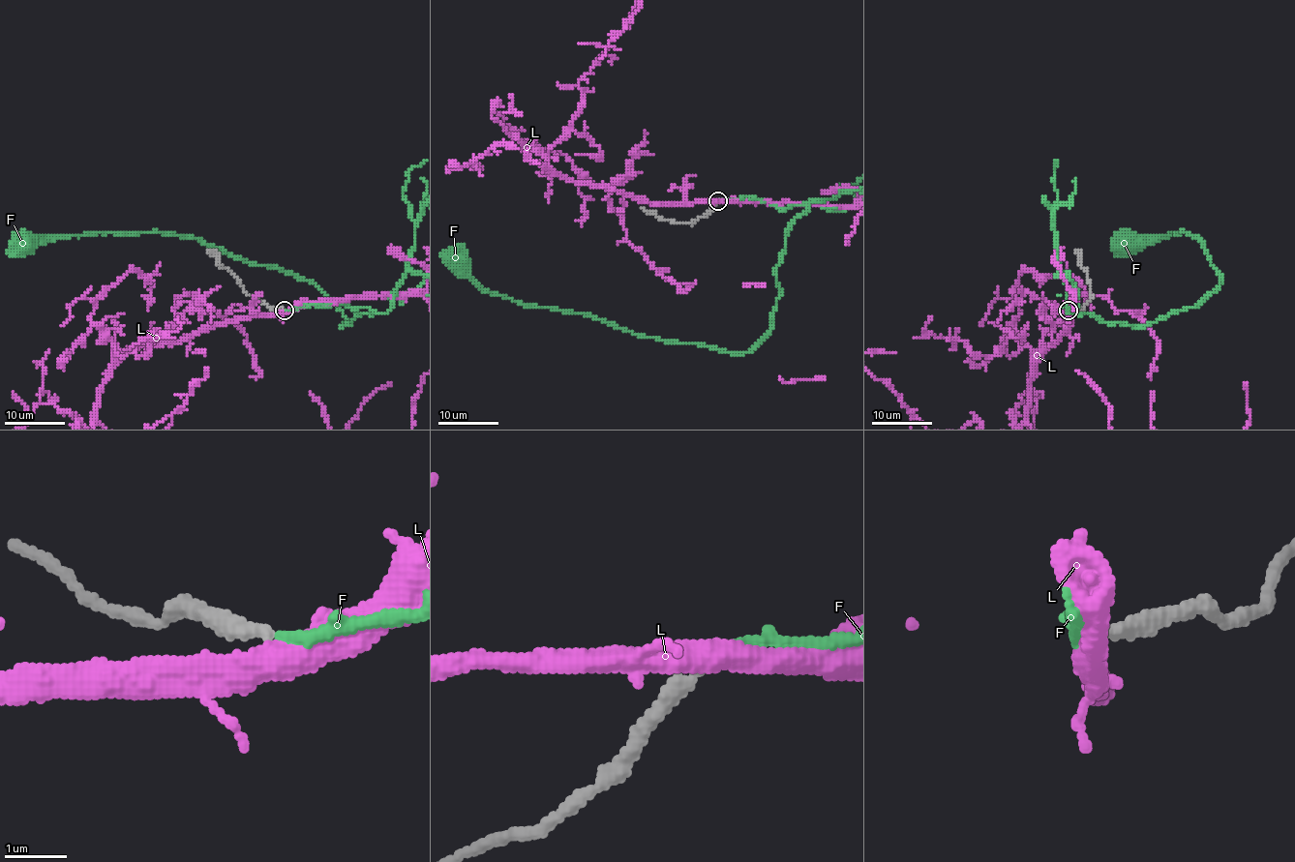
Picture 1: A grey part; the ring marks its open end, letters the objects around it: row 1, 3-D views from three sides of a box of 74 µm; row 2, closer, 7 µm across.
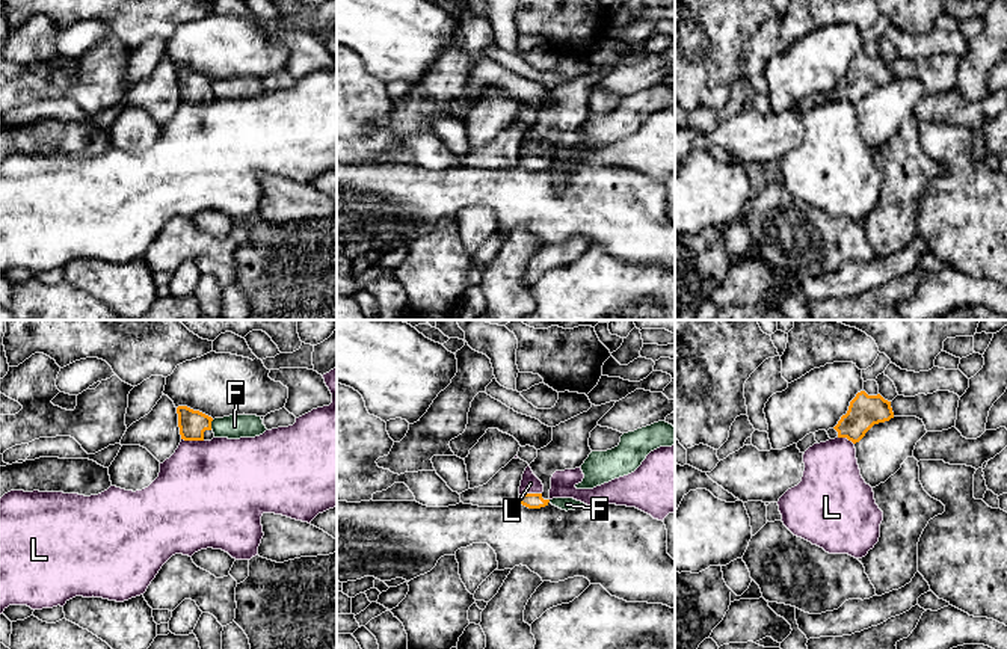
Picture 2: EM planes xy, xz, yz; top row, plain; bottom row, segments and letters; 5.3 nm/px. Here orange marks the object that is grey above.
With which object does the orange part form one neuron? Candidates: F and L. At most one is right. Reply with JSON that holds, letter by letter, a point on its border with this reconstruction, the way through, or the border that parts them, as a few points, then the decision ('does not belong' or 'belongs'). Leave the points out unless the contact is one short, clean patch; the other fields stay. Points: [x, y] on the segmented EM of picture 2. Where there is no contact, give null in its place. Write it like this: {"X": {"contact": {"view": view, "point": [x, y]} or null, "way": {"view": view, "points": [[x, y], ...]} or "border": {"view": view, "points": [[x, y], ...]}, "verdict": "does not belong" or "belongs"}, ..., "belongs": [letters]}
{"F": {"contact": {"view": "xy", "point": [210, 424]}, "border": {"view": "xy", "points": [[213, 420], [210, 429]]}, "verdict": "does not belong"}, "L": {"contact": {"view": "xy", "point": [192, 439]}, "border": {"view": "xy", "points": [[181, 438], [203, 441]]}, "verdict": "does not belong"}, "belongs": []}

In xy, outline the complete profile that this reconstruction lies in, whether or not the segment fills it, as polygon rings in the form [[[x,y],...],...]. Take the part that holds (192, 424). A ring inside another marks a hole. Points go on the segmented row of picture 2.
[[[178,406],[177,414],[181,439],[211,441],[214,438],[214,433],[211,430],[211,417],[199,411],[193,411],[187,406]]]

